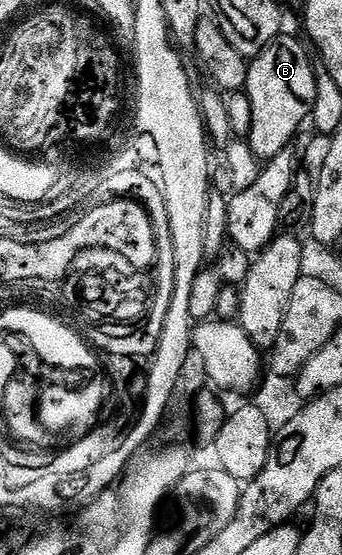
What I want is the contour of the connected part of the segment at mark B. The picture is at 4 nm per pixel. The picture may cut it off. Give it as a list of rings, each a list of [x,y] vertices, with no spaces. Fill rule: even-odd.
[[[287,33],[268,43],[250,60],[245,96],[251,102],[251,136],[249,142],[260,161],[268,161],[293,143],[299,126],[308,122],[311,106],[317,97],[316,68],[311,67],[307,51]]]

